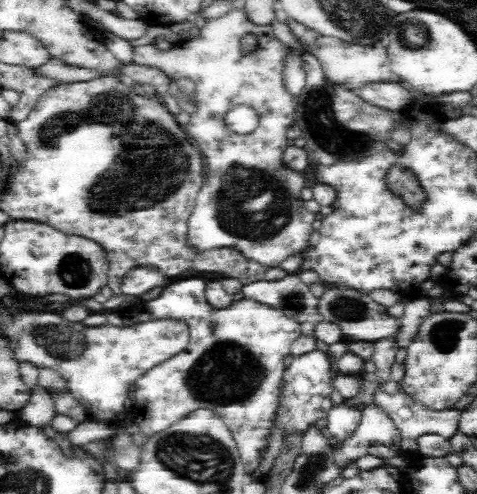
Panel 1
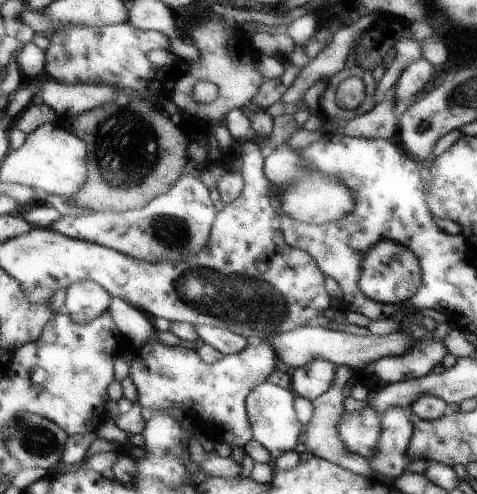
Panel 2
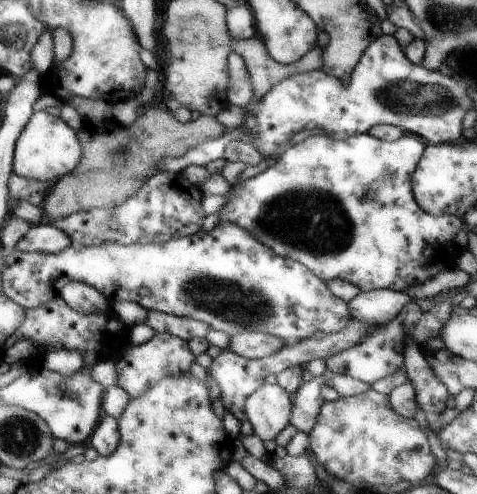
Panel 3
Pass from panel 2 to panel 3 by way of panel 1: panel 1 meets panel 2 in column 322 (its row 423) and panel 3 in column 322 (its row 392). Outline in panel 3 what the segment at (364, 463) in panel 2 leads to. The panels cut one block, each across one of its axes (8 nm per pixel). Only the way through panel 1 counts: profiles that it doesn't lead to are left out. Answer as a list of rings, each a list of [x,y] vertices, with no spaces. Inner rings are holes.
[[[315,376],[309,380],[303,380],[301,388],[297,388],[297,392],[293,394],[293,408],[291,408],[291,416],[289,416],[289,424],[293,424],[299,432],[309,434],[315,426],[315,418],[321,410],[321,406],[325,404],[325,400],[321,398],[321,386],[325,384],[327,376]]]

